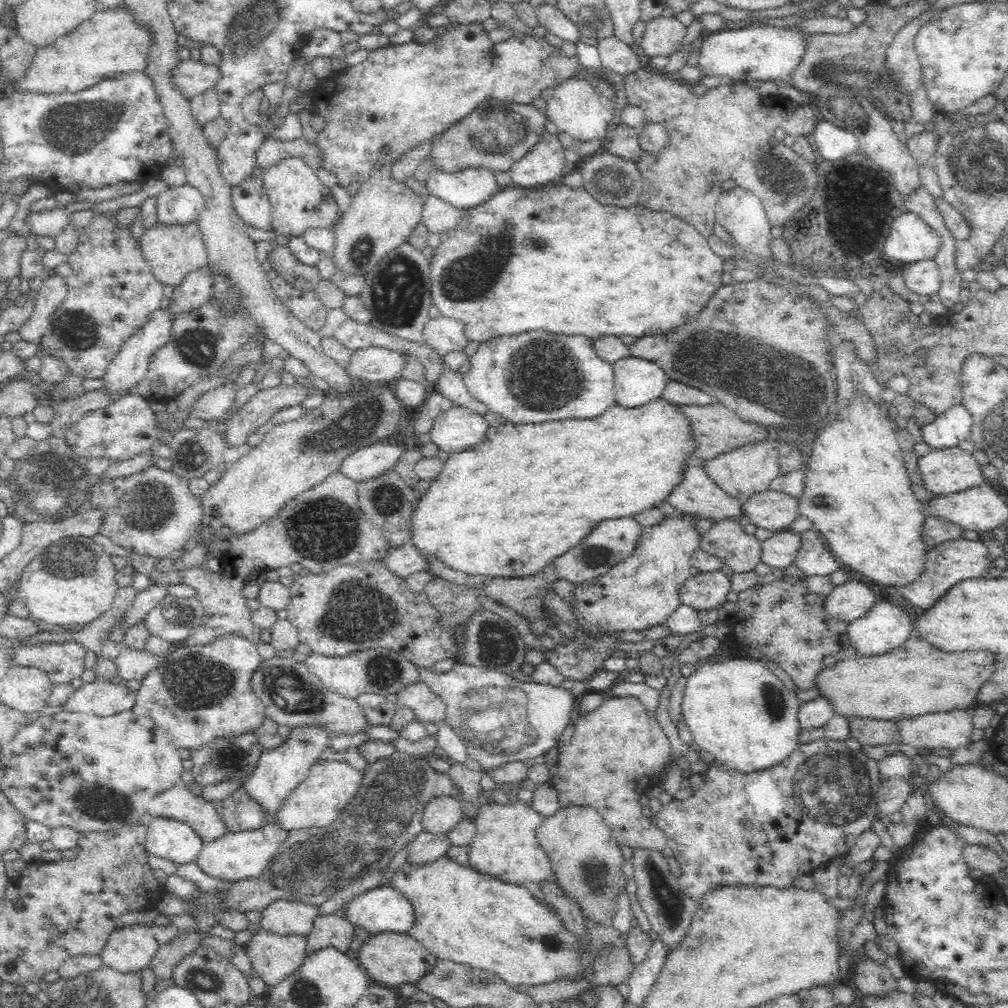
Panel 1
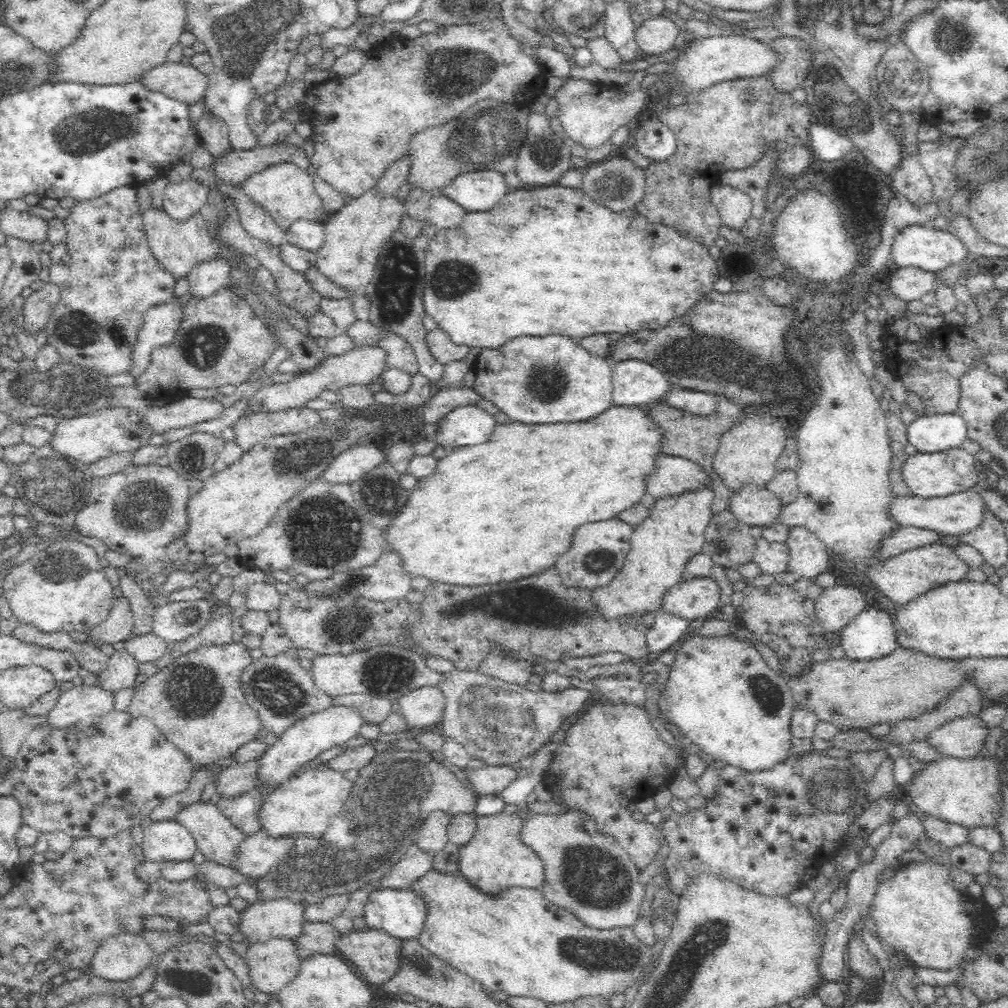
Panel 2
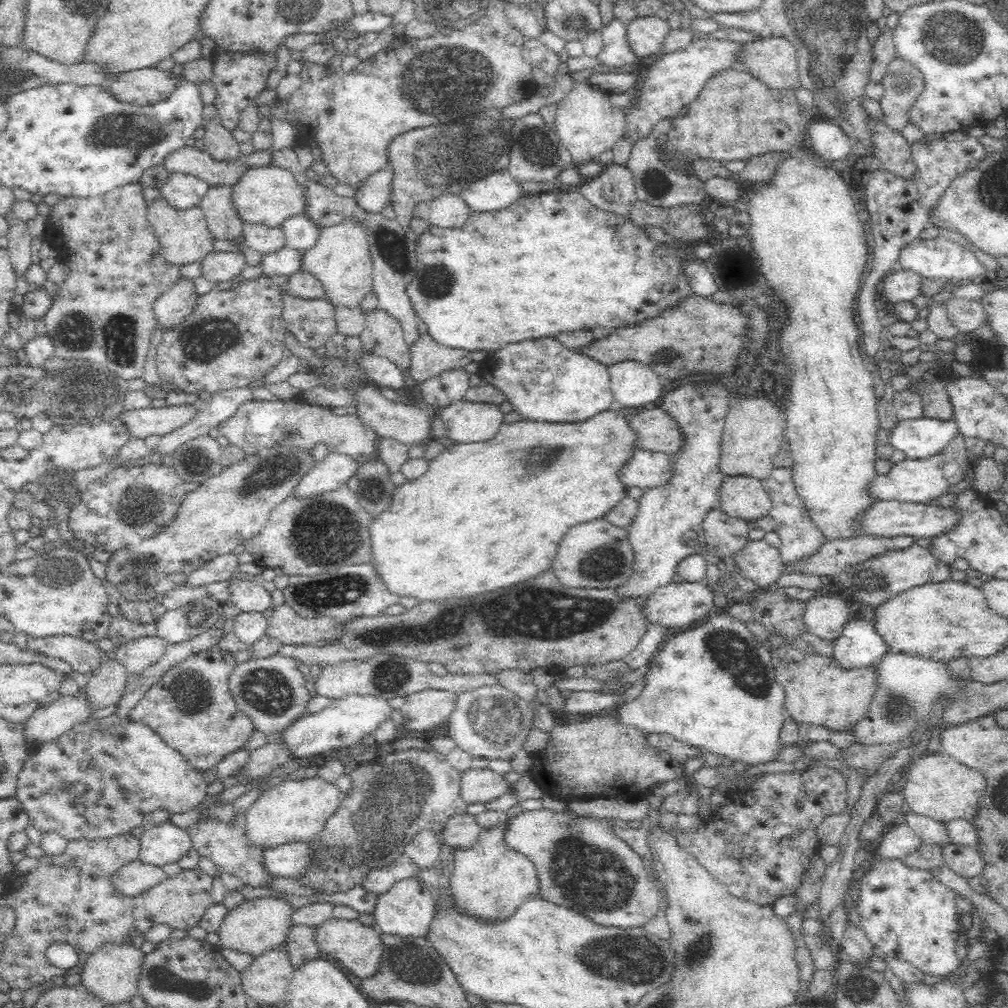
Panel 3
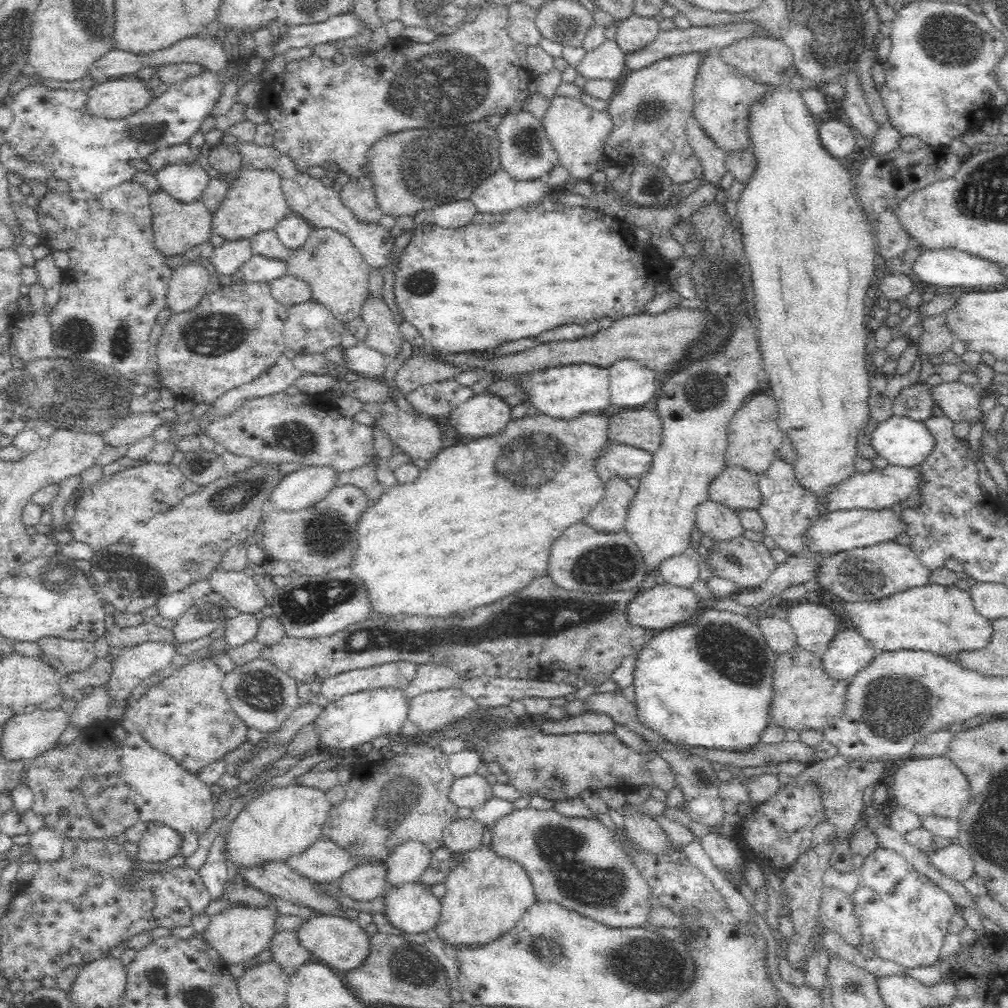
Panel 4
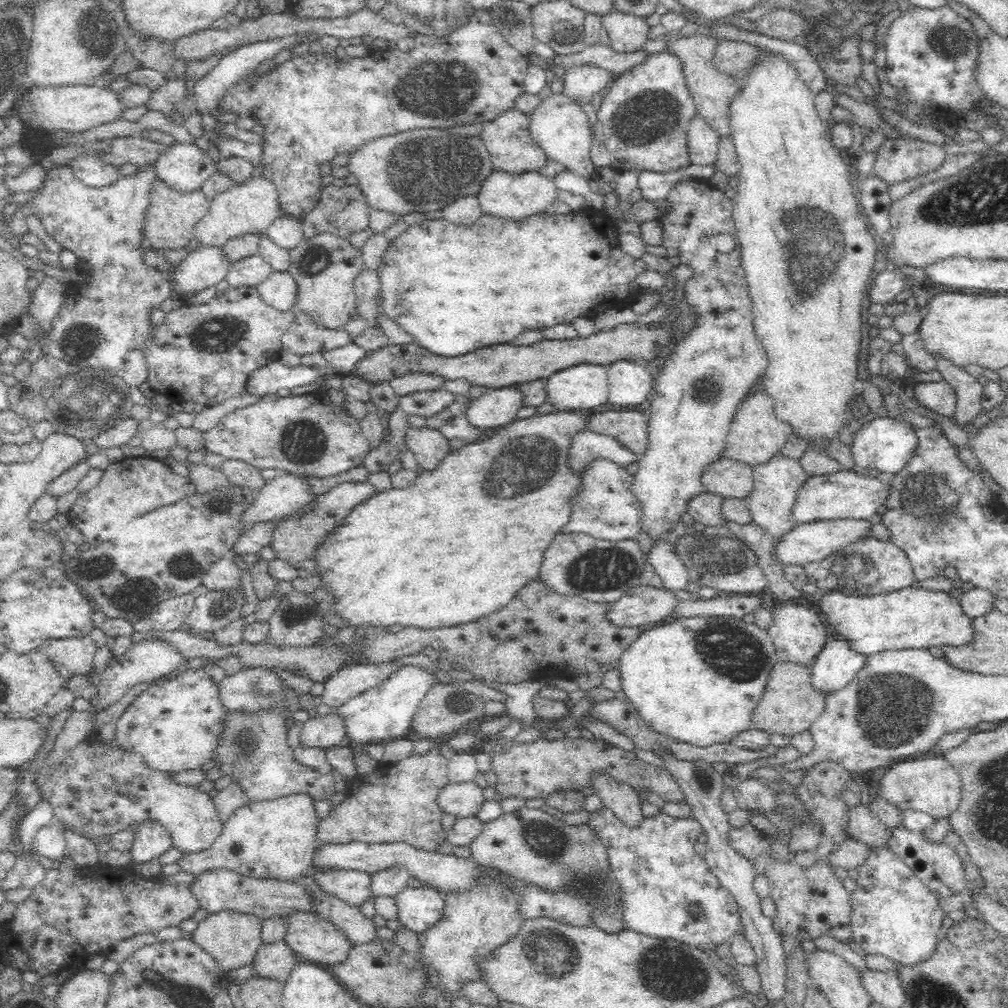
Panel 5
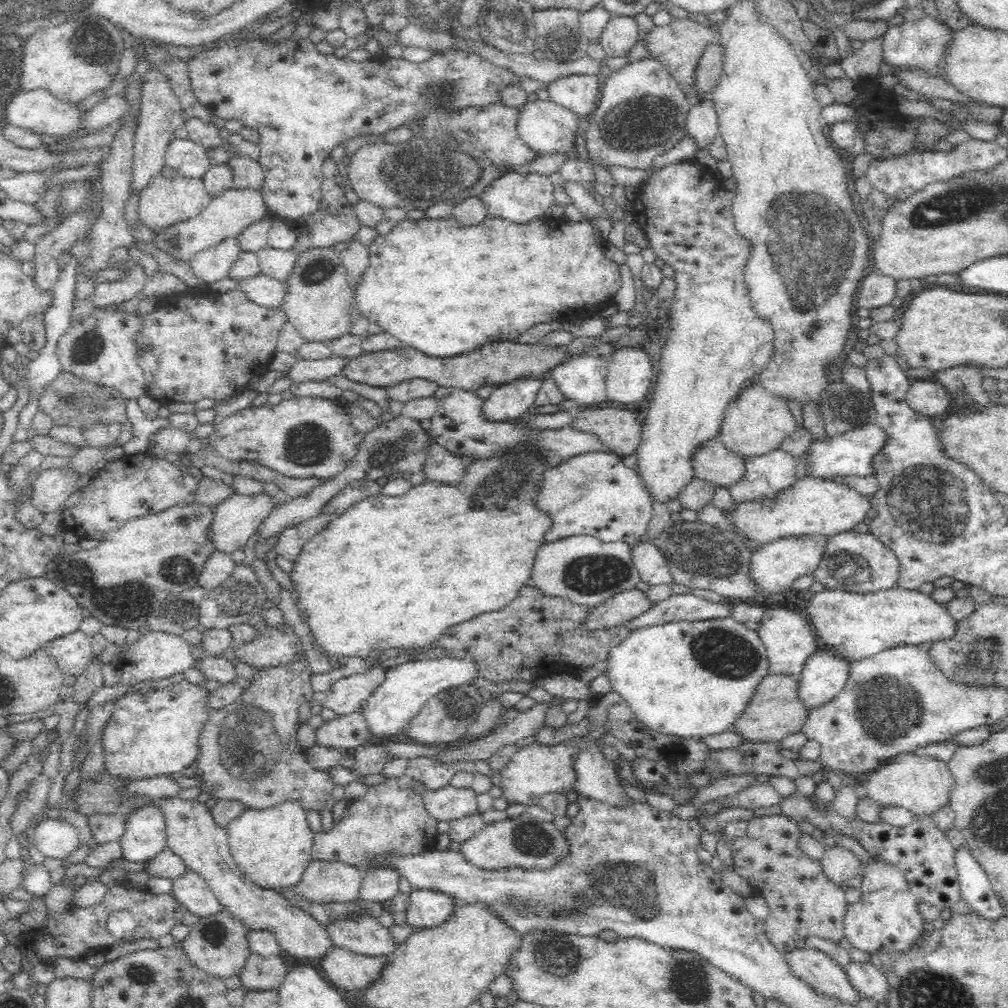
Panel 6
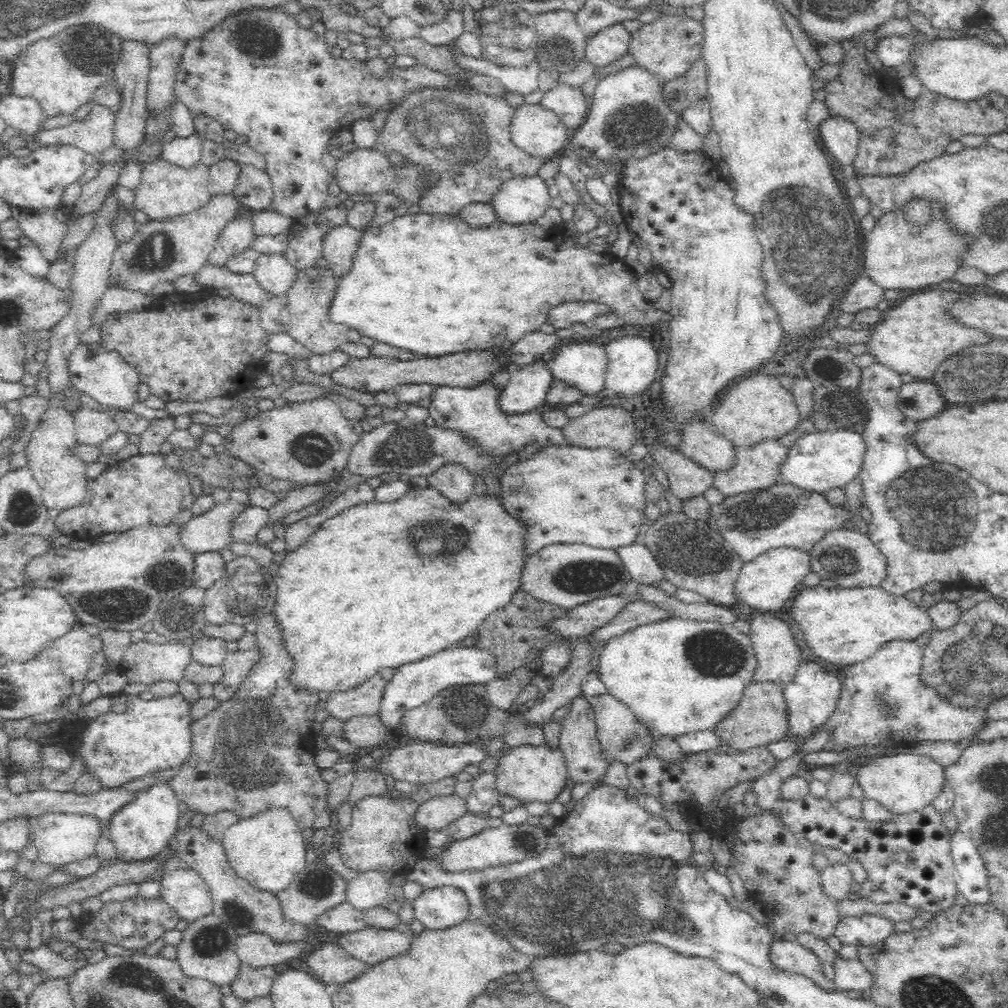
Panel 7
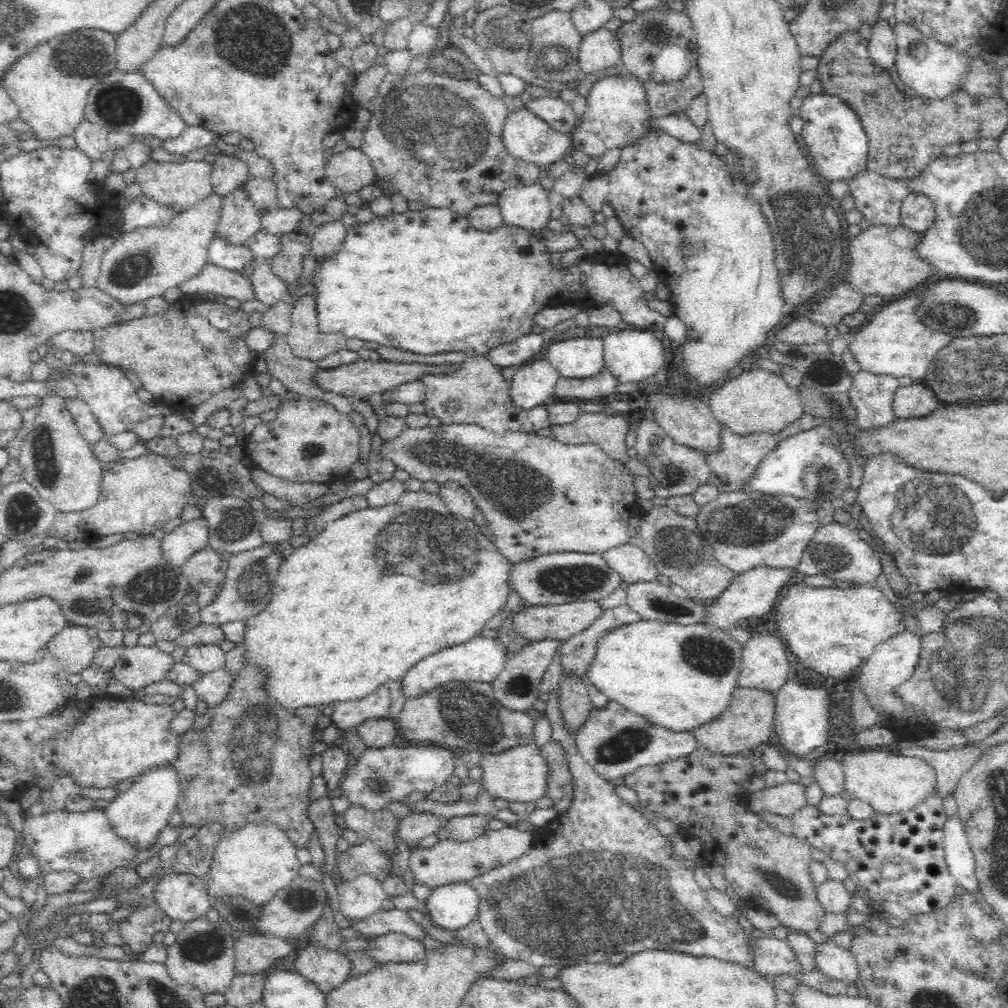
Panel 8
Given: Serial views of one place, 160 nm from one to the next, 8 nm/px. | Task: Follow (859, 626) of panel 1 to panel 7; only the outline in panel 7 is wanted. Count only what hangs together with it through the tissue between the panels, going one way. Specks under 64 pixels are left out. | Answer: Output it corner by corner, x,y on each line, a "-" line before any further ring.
802,662
795,676
785,684
784,697
788,703
788,721
790,732
788,735
804,740
810,734
819,731
832,714
842,690
842,682
836,672
826,670
822,662

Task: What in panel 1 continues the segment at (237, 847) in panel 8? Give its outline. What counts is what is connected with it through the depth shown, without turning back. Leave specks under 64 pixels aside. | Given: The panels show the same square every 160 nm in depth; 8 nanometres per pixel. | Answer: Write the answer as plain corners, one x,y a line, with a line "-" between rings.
326,759
313,764
310,774
289,794
279,813
278,826
291,831
304,827
330,826
341,816
347,804
353,800
358,788
364,784
364,767
355,767
346,759

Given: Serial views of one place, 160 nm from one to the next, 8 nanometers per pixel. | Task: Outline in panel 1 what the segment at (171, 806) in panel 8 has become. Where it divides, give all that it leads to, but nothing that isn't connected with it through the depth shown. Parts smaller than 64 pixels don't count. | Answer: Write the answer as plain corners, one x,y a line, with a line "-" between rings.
152,818
146,826
146,852
182,864
198,858
202,837
188,823
172,818

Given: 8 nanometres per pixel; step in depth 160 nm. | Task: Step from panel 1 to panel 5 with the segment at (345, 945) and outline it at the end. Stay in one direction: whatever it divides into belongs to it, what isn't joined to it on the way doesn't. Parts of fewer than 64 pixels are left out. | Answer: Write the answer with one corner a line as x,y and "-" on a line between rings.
282,938
273,943
263,943
252,964
252,975
274,977
284,983
298,964
298,954

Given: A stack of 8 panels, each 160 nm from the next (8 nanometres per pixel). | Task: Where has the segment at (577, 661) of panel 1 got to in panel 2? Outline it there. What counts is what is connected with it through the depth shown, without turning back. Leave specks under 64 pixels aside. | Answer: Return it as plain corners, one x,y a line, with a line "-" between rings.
704,488
676,498
656,499
648,518
635,526
630,551
616,578
602,587
590,589
590,599
602,620
638,620
644,614
665,611
666,592
685,580
690,558
701,553
704,547
713,497
713,491

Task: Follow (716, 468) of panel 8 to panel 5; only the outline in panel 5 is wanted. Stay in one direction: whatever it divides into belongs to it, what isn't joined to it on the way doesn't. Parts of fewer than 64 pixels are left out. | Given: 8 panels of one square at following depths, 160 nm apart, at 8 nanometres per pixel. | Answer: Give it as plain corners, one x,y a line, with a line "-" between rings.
776,453
768,464
758,464
752,467
754,492
744,498
744,503
752,513
753,523
760,526
776,542
782,541
790,531
799,526
799,522
792,515
792,508
796,504
798,490
808,482
810,476
804,472
798,459
786,458

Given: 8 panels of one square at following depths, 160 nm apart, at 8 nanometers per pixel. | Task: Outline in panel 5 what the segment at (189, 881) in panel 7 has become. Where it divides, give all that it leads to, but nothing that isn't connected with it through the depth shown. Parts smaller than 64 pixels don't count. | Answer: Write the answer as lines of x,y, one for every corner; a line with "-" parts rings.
224,868
201,873
192,882
192,893
200,899
200,907
208,913
215,913
219,910
235,910
254,913
265,921
275,916
290,916
296,912
313,912
309,896
301,886
297,886
291,881
252,878

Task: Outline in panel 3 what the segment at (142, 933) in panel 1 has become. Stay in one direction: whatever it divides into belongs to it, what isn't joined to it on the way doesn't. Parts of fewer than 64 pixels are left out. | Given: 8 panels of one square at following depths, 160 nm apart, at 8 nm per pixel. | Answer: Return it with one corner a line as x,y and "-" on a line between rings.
105,942
98,947
86,960
81,974
81,982
94,991
98,997
108,1001
109,1006
129,1001
138,990
138,978
142,974
142,964
146,954
142,952
140,945
130,943

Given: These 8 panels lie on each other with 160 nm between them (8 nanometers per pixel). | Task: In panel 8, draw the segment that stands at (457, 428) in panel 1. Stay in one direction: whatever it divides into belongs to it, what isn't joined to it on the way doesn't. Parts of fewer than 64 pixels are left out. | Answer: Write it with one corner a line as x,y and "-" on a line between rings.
543,356
521,364
509,383
511,403
518,410
530,410
553,400
559,372

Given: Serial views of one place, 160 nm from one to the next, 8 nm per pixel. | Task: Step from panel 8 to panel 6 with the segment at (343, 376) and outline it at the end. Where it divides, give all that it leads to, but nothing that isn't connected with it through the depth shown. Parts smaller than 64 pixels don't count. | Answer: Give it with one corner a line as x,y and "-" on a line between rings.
498,340
494,341
494,344
483,344
473,351
448,358
428,356
414,347
403,345
395,349
364,352
360,356
353,357
348,364
345,364
343,375
354,382
381,387
403,380
426,378
438,383
439,386
473,392
482,386
510,384
522,378
541,380
548,376
552,368
568,362
572,356
575,354
567,345
552,346
540,342
531,345

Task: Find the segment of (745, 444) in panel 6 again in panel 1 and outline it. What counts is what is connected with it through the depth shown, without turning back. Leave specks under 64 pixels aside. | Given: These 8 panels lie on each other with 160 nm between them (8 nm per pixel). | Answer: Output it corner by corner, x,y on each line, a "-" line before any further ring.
775,436
768,442
758,442
753,446
737,448
737,450
722,454
718,458
706,459
701,462
701,465
716,486
730,496
746,500
751,495
768,490
772,480
780,474
777,459
780,439
780,436

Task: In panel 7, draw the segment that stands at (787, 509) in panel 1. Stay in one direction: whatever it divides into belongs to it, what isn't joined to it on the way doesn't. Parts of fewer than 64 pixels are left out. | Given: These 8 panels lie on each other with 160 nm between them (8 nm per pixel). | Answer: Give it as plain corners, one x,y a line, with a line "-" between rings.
692,420
682,428
680,439
681,454
708,472
728,472
736,464
735,446
710,421

